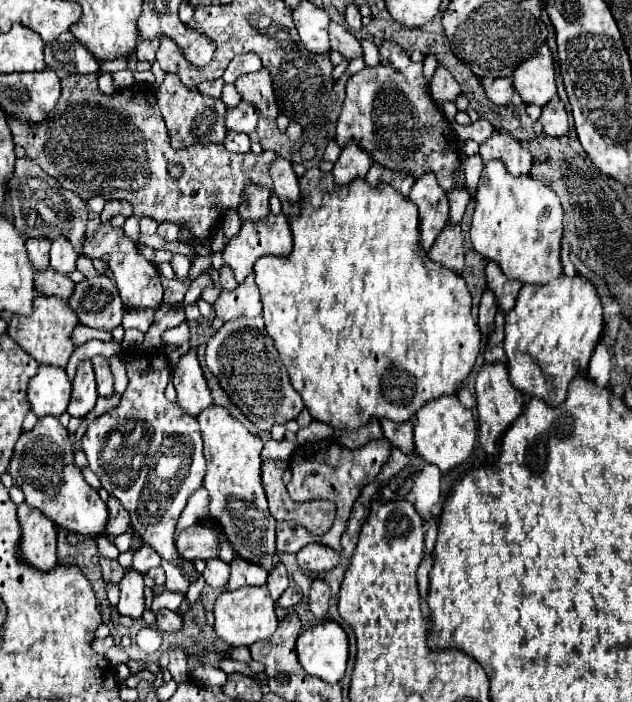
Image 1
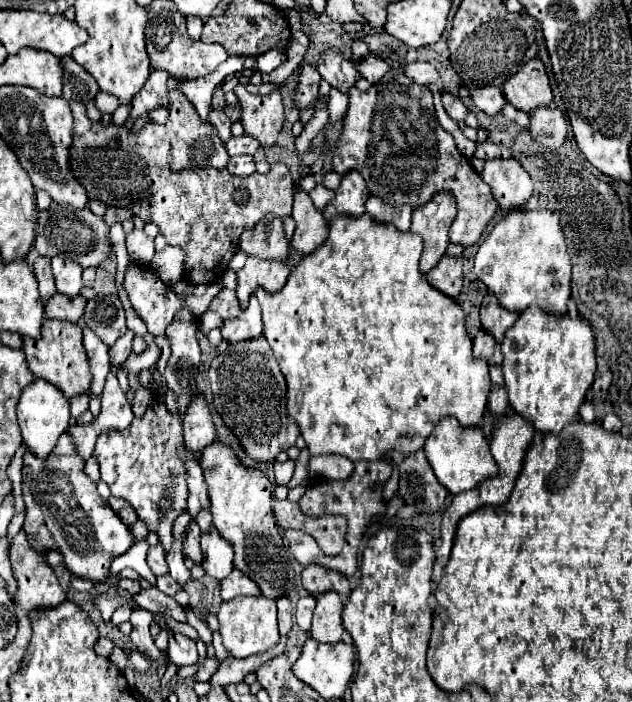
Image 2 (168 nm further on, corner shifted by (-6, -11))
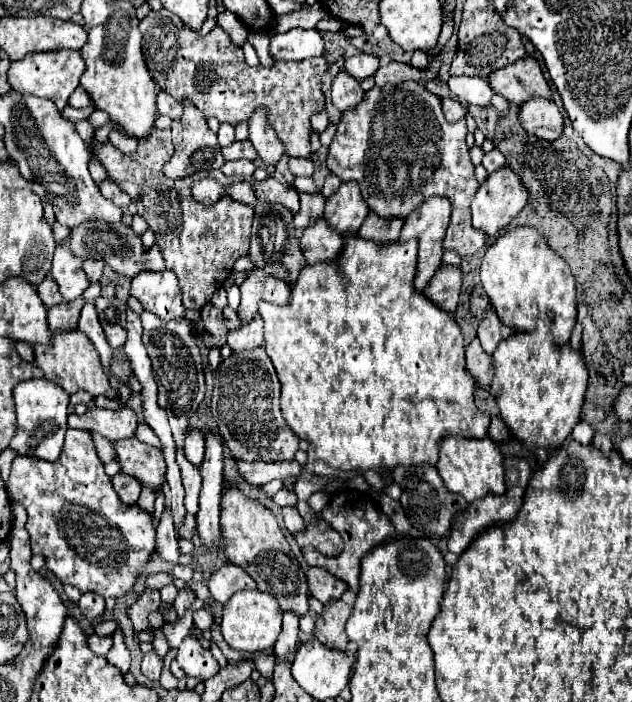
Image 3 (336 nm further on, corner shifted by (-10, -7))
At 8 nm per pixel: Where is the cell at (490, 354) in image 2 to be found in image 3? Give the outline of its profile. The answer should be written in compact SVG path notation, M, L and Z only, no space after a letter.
M474 338L466 348L466 368L476 378L478 386L486 386L494 378L494 360L482 350L478 338Z

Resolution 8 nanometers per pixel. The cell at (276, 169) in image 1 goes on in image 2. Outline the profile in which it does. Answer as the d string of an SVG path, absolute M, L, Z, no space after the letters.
M300 190L294 196L294 210L292 218L296 222L296 232L292 236L292 246L298 256L306 256L322 246L328 238L328 222L324 220L322 212L312 204L310 196Z

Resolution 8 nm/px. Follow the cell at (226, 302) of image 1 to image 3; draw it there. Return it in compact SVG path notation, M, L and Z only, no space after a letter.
M258 314L254 316L254 320L228 332L228 346L232 348L232 352L252 350L260 344L262 344L262 318Z

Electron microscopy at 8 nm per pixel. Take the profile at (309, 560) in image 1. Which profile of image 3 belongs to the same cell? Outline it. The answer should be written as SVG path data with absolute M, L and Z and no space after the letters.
M308 568L308 588L316 600L326 604L340 598L348 590L348 584L322 568Z

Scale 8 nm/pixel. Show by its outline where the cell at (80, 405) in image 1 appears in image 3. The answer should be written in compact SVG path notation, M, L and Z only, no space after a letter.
M86 302L84 308L82 308L82 314L80 314L80 320L78 320L78 330L82 330L94 344L94 348L98 350L100 354L100 362L104 366L104 370L108 372L110 370L110 364L112 364L112 348L104 336L104 330L98 322L98 314L96 314L96 308L94 308L94 302Z

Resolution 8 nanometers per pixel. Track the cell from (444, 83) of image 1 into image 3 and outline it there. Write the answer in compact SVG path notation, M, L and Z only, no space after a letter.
M442 98L442 110L448 122L456 122L468 114L466 106L462 106L458 100L452 100L452 98Z

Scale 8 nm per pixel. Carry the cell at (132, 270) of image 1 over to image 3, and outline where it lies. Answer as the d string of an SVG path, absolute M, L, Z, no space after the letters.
M164 270L164 272L140 272L138 276L132 278L130 296L134 296L144 306L144 310L156 314L162 322L170 322L170 320L176 320L176 318L182 318L182 316L186 316L188 320L198 320L198 316L200 316L200 310L186 310L184 308L182 290L178 288L178 280L176 280L174 272L170 272L170 270Z

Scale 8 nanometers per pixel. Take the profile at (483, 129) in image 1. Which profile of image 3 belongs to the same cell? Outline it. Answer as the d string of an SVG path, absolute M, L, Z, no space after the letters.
M494 148L492 152L486 152L486 154L484 154L482 166L484 166L488 172L494 172L494 170L498 170L498 168L504 166L504 156L498 152L498 148Z

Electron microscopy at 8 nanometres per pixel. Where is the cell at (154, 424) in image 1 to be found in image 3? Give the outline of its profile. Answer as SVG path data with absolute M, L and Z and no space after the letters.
M136 436L112 442L120 472L136 478L144 488L160 492L166 482L166 464L160 448L140 442Z

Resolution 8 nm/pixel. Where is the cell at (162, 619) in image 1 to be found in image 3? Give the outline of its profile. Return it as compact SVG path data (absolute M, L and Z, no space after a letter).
M186 636L182 640L178 654L176 654L176 662L186 672L186 676L196 676L200 680L208 680L220 670L210 650L202 648L200 642L192 636Z

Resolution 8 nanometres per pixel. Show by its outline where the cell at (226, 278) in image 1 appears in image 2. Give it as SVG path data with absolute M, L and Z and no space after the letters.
M222 288L220 294L212 300L210 310L214 310L216 314L220 314L224 320L228 320L228 318L236 318L236 316L240 314L240 308L238 308L238 298L236 298L234 290Z

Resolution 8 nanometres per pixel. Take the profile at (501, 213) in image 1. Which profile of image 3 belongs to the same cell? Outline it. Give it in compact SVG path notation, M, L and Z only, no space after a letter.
M516 226L498 236L482 258L480 280L504 324L516 330L532 330L536 320L544 320L558 344L570 340L576 324L576 282L570 266L548 246L538 228Z

